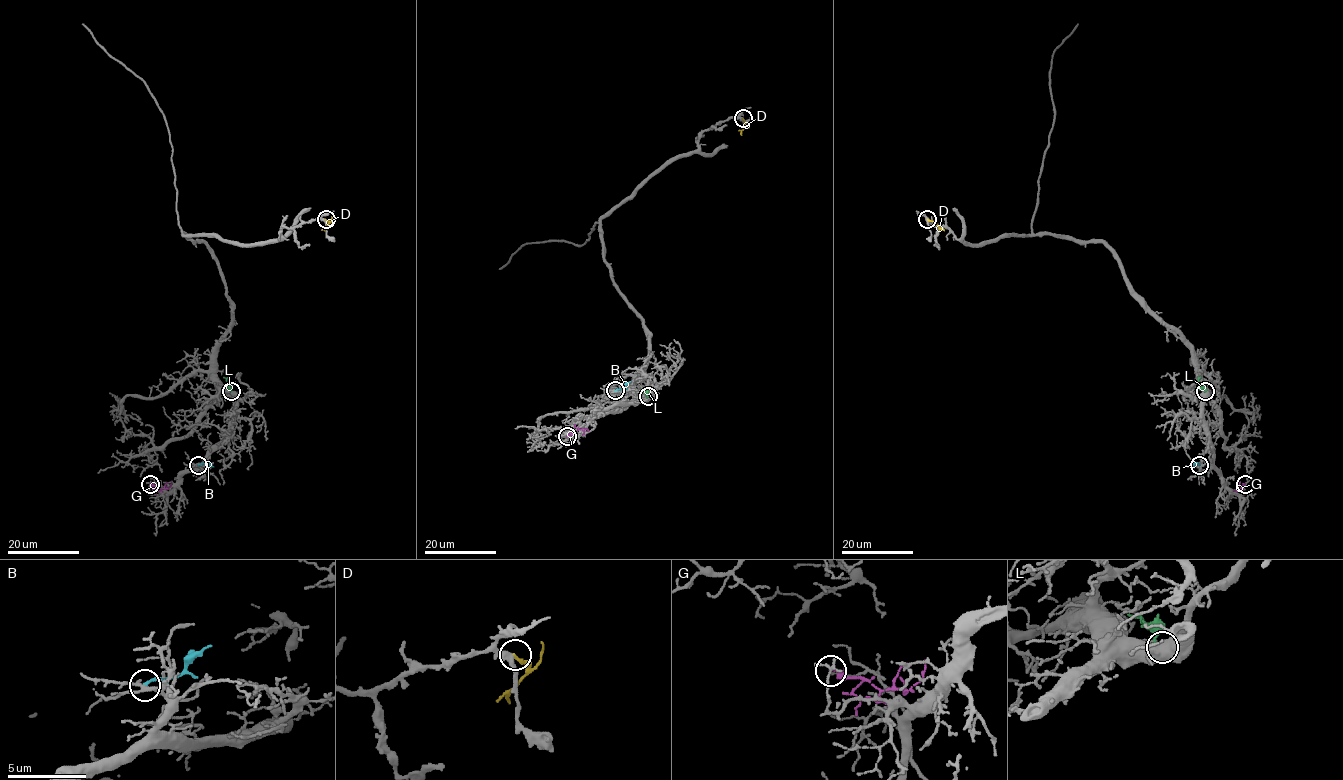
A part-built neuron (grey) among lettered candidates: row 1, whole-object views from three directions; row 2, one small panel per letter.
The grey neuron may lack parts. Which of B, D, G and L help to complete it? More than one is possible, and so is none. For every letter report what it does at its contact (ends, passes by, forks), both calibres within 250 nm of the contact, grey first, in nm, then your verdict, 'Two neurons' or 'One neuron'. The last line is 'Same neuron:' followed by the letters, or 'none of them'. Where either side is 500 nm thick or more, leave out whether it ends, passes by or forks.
B: It ends there. Thickness 240 nm (grey) against 190 nm. Two neurons
D: It ends there. Thickness 360 nm (grey) against 180 nm. Two neurons
G: It passes by. Thickness 120 nm (grey) against 130 nm. Two neurons
L: Thickness 1000 nm (grey) against 190 nm. Two neurons
Same neuron: none of them

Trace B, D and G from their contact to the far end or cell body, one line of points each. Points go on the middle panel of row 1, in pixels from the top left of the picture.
B: (615, 390), (623, 388), (630, 381)
D: (743, 119), (741, 135)
G: (566, 436), (579, 429), (588, 430)

